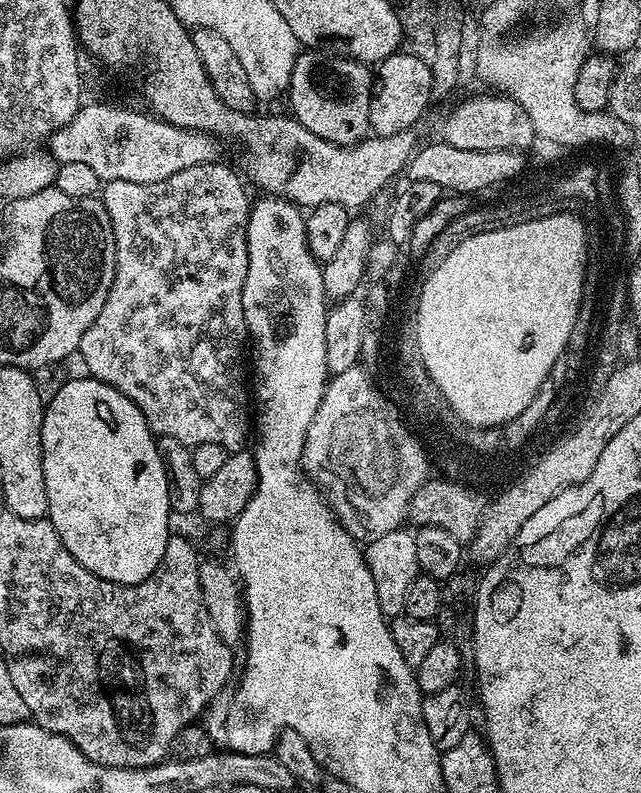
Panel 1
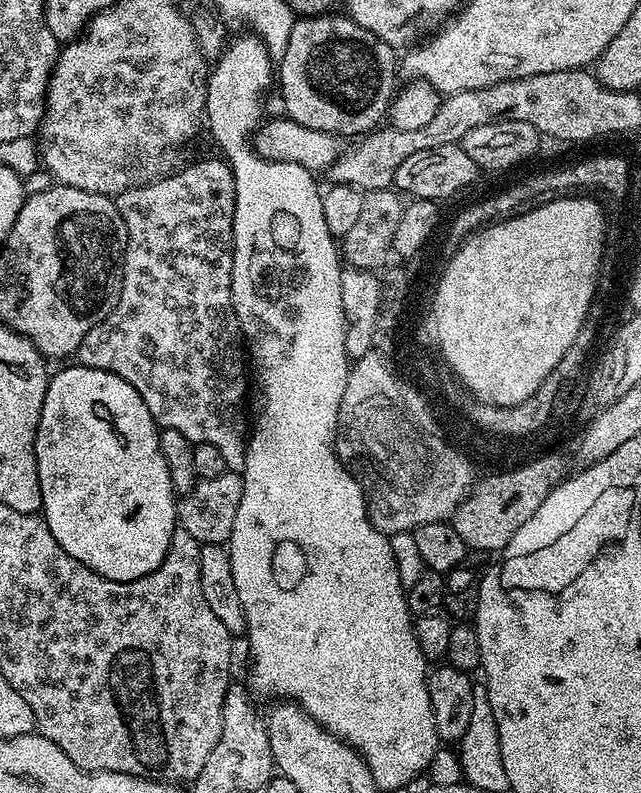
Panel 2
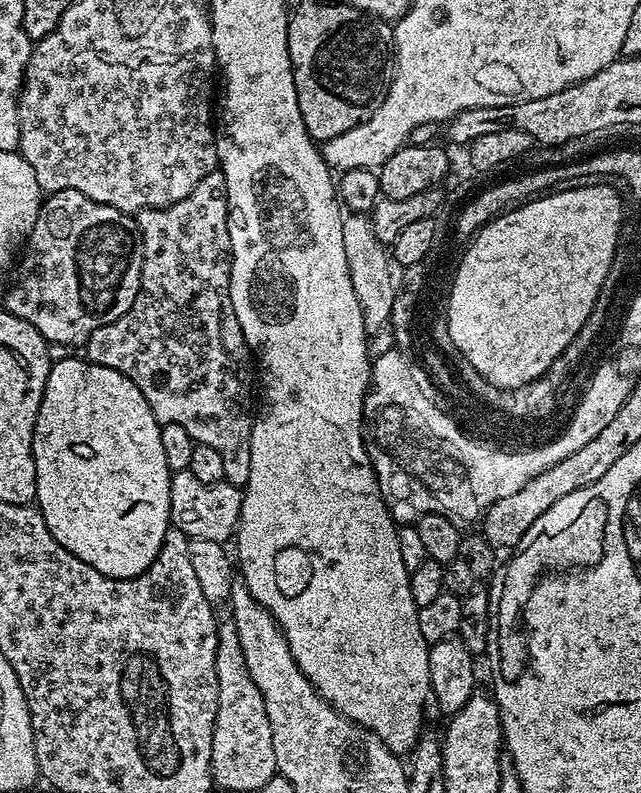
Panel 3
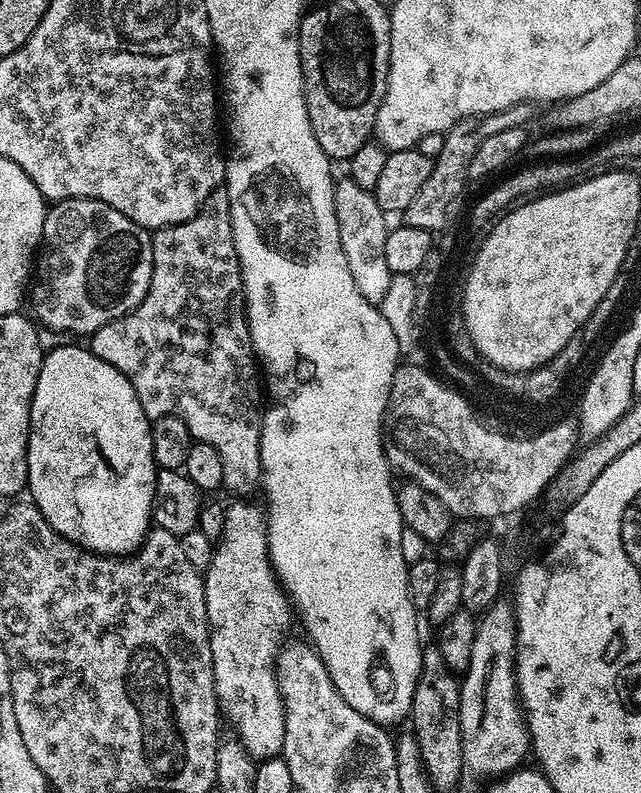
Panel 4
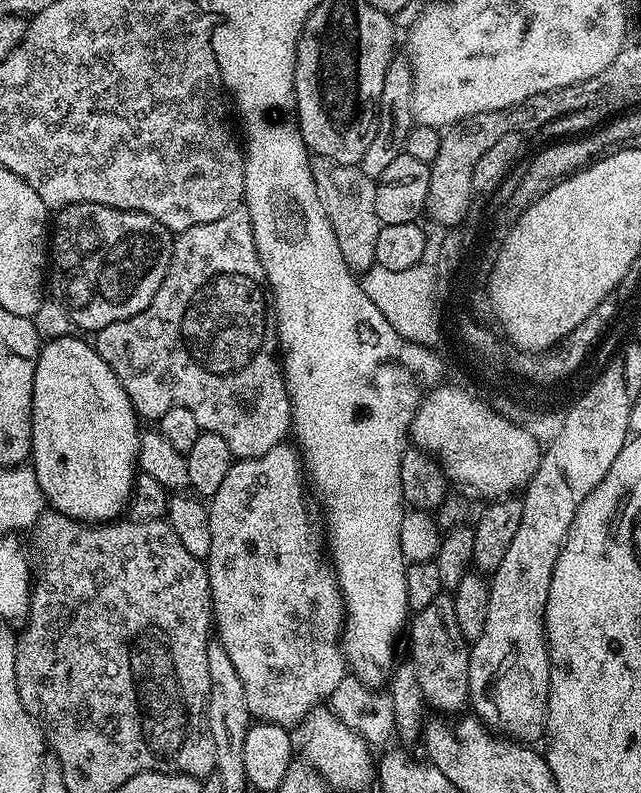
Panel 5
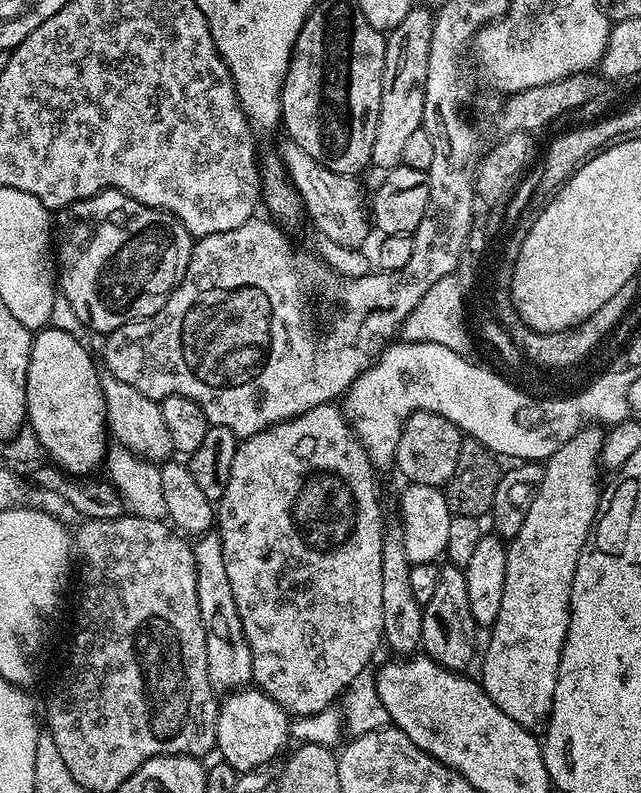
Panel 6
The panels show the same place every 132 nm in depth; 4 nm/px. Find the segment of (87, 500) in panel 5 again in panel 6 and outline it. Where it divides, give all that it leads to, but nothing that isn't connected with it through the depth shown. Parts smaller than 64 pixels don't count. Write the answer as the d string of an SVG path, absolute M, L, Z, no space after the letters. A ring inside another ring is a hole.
M53 328L39 329L33 335L30 350L30 366L26 374L26 402L28 403L27 423L34 429L42 442L47 459L55 467L61 468L69 476L87 477L96 467L101 467L110 444L106 402L100 385L101 373L88 349L78 338L71 337L65 330Z

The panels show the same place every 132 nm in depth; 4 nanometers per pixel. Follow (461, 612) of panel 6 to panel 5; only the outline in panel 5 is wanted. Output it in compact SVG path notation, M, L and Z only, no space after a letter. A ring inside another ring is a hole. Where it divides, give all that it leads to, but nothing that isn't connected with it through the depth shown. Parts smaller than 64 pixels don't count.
M447 591L438 594L426 610L411 617L407 629L408 644L412 647L410 663L414 666L418 683L429 709L437 708L440 714L456 714L469 703L468 675L470 674L469 641L458 630L458 618L454 615L454 598Z

